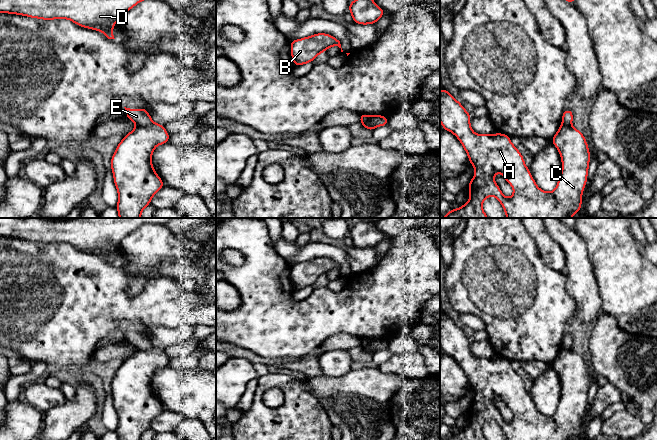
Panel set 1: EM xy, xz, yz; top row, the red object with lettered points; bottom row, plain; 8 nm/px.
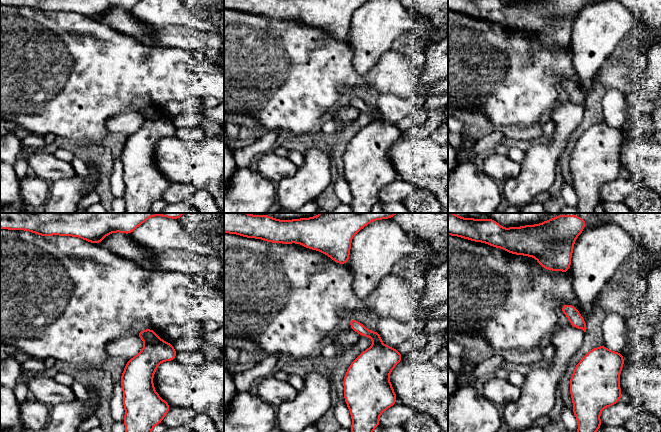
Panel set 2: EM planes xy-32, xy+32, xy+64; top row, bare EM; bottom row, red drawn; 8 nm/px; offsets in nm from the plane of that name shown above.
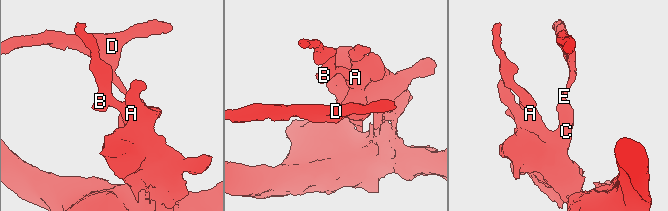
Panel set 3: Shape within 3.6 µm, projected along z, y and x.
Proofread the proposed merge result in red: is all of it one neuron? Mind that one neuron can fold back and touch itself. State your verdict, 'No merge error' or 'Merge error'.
Merge error

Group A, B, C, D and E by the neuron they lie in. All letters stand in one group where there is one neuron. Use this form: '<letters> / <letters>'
A B C / D E

